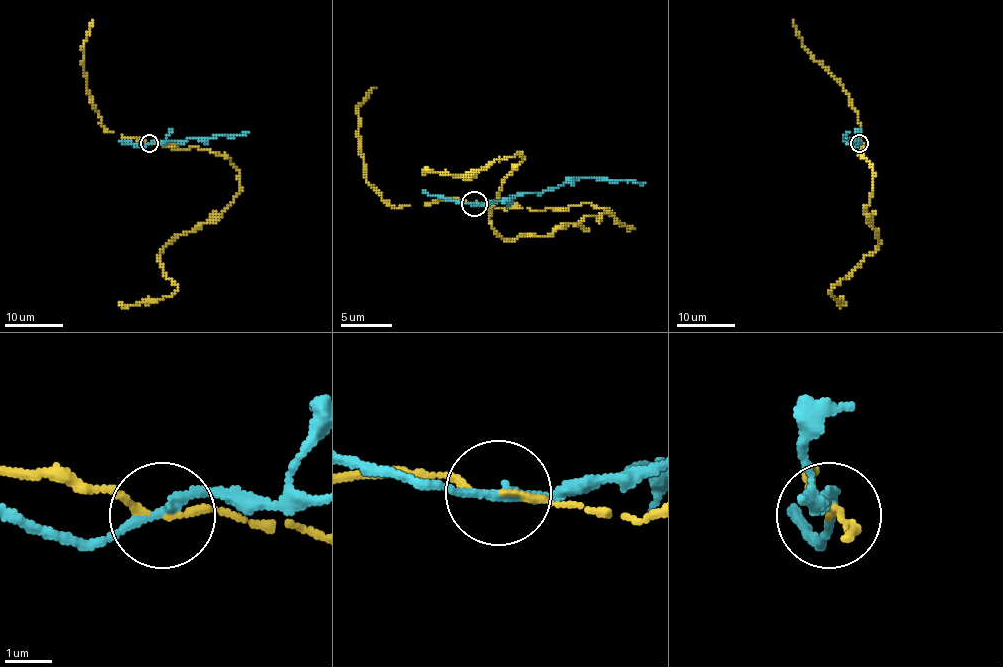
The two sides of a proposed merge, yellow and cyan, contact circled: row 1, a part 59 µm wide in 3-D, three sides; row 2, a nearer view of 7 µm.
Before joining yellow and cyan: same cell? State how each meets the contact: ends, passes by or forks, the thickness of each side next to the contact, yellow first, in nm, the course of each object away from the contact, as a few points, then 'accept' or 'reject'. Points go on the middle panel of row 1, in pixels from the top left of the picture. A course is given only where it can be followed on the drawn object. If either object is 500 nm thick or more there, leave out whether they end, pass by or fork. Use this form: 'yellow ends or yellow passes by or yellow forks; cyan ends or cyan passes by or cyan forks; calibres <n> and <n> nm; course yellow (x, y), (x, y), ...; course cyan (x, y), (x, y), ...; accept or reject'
yellow passes by; cyan passes by; calibres 120 and 200 nm; course yellow (474, 203), (586, 203), (632, 229), (609, 213), (504, 241), (489, 216), (517, 154), (422, 175); course cyan (474, 203), (484, 205), (525, 193), (553, 190), (581, 177), (645, 182); reject

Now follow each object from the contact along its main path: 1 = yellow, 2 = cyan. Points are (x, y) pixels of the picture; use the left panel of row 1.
1: (149, 143), (225, 156), (239, 172), (240, 191), (215, 221), (176, 235), (158, 256), (174, 291), (120, 303)
2: (149, 143), (248, 133)

